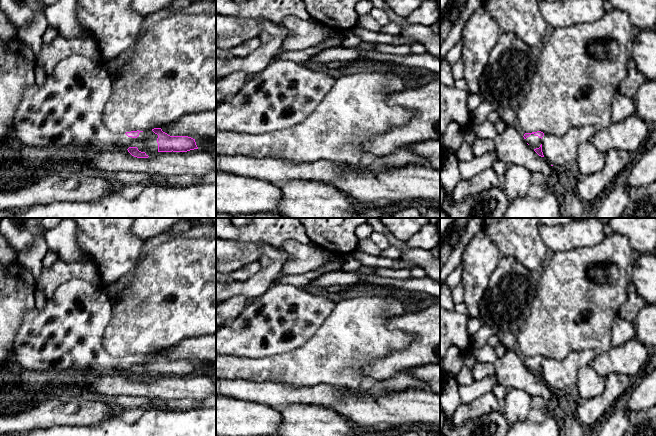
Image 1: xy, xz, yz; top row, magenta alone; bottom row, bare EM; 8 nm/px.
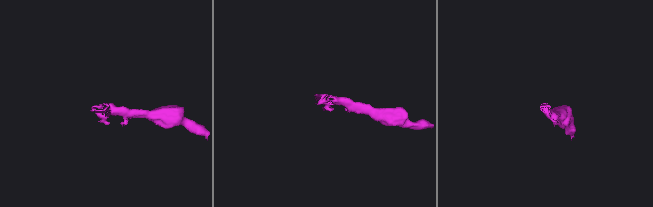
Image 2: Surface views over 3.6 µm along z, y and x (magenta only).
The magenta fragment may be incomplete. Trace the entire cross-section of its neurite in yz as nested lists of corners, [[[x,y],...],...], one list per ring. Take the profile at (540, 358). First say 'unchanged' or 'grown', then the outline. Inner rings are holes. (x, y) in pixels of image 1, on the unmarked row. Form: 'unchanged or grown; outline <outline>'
grown; outline [[[541,355],[532,356],[532,357],[525,357],[524,363],[528,369],[530,369],[534,375],[541,381],[544,381],[542,376],[542,361],[544,357]]]

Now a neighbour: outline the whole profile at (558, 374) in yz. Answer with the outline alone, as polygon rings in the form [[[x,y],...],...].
[[[592,349],[575,351],[562,360],[544,358],[542,376],[550,389],[574,390],[578,370],[582,366],[591,365],[597,353]]]

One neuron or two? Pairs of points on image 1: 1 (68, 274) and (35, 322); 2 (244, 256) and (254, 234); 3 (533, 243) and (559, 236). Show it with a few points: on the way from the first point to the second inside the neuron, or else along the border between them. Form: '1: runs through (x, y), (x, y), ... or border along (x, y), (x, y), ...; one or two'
1: border along (85, 280), (70, 279), (65, 281), (47, 299); two
2: border along (227, 239), (241, 242), (261, 242); two
3: border along (539, 228), (539, 234), (547, 248); two

